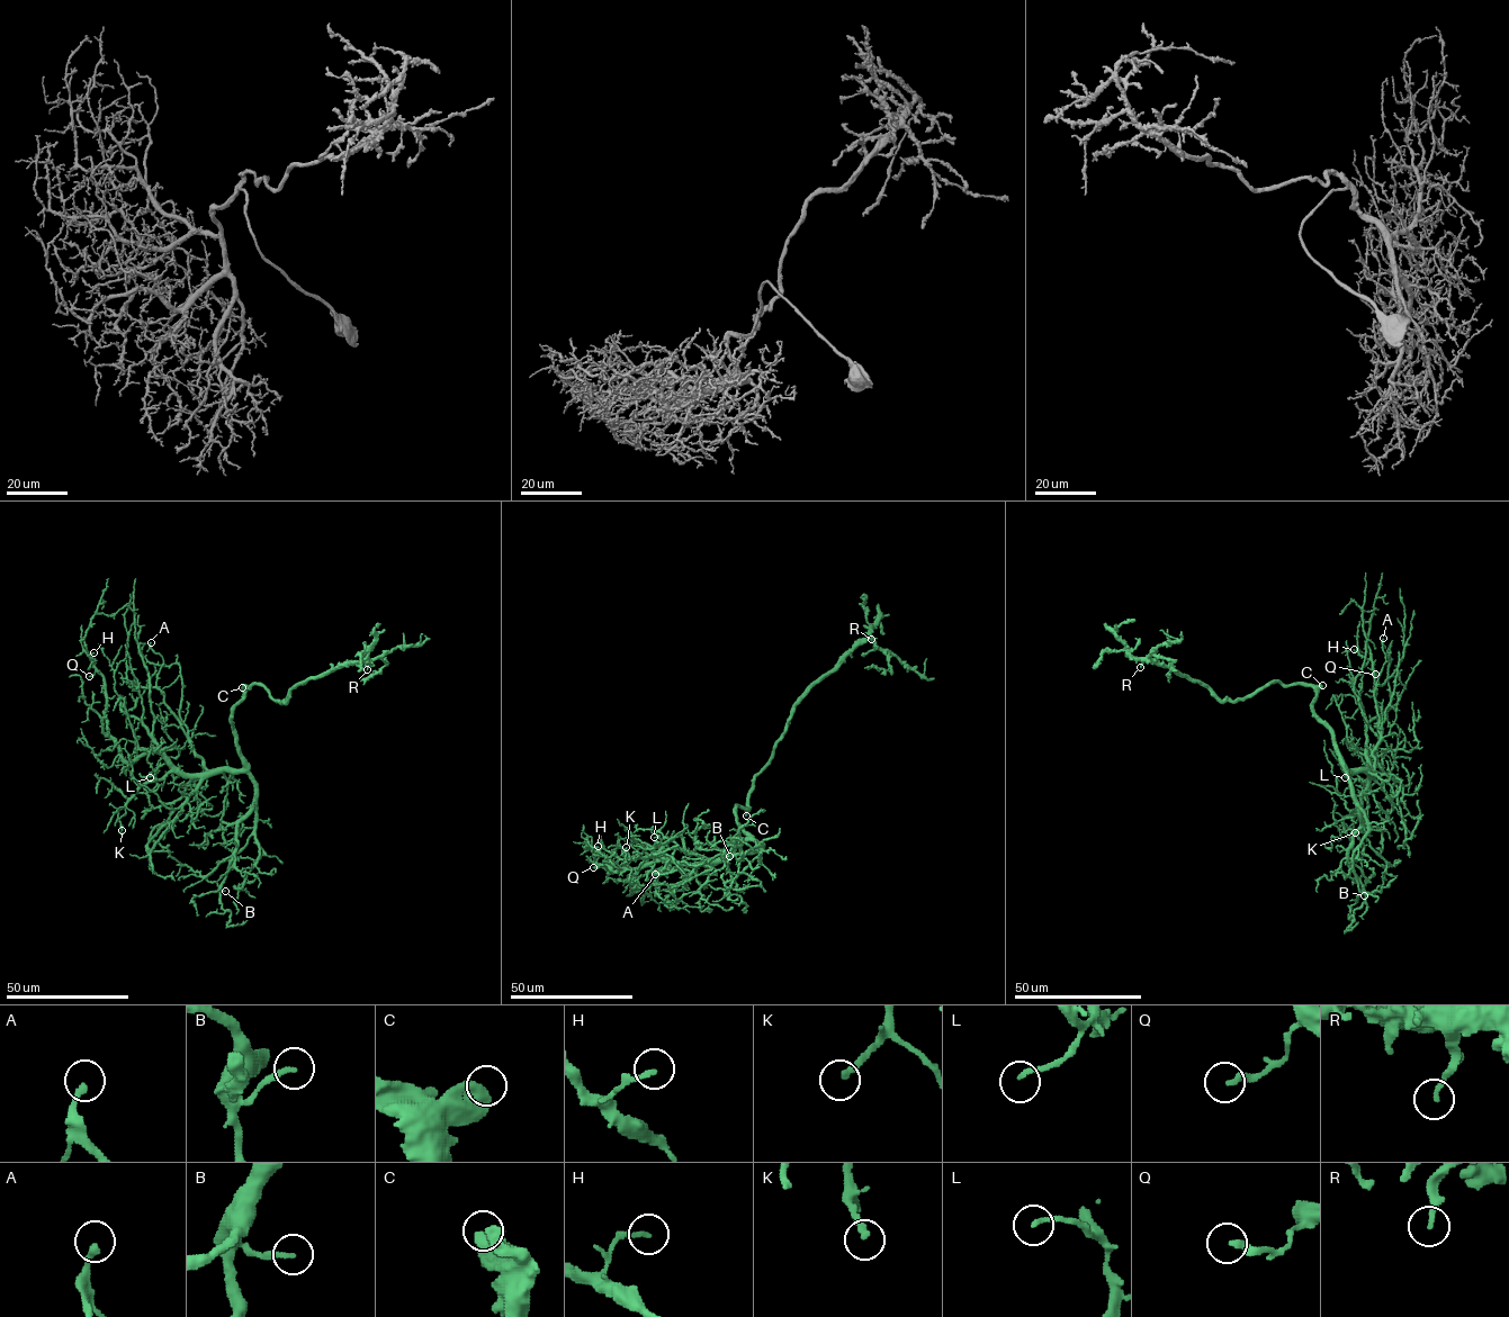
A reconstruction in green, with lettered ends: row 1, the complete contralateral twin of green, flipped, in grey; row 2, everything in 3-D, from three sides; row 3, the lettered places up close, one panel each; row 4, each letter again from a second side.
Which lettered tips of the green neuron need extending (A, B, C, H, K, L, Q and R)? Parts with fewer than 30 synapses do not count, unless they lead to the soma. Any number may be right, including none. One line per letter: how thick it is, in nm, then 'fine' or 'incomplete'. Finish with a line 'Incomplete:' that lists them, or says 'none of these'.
A: 240 nm thick; fine
B: 190 nm thick; fine
C: 440 nm thick; fine
H: 170 nm thick; fine
K: 280 nm thick; incomplete
L: 160 nm thick; fine
Q: 240 nm thick; fine
R: 190 nm thick; fine
Incomplete: K

